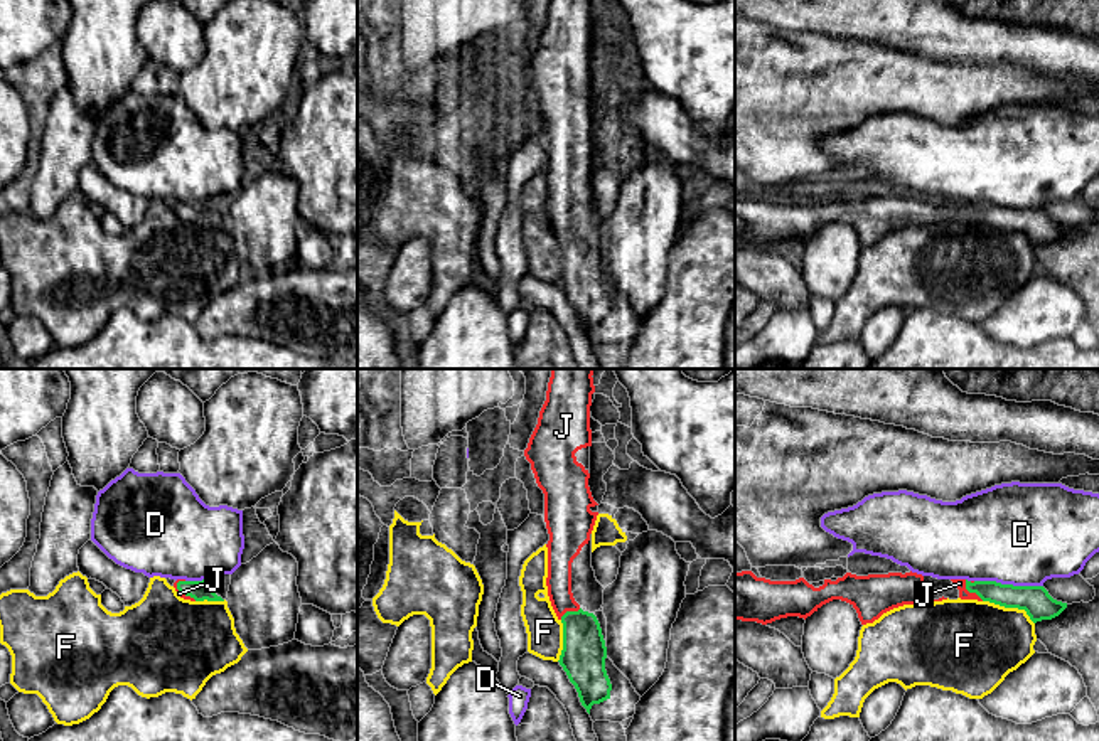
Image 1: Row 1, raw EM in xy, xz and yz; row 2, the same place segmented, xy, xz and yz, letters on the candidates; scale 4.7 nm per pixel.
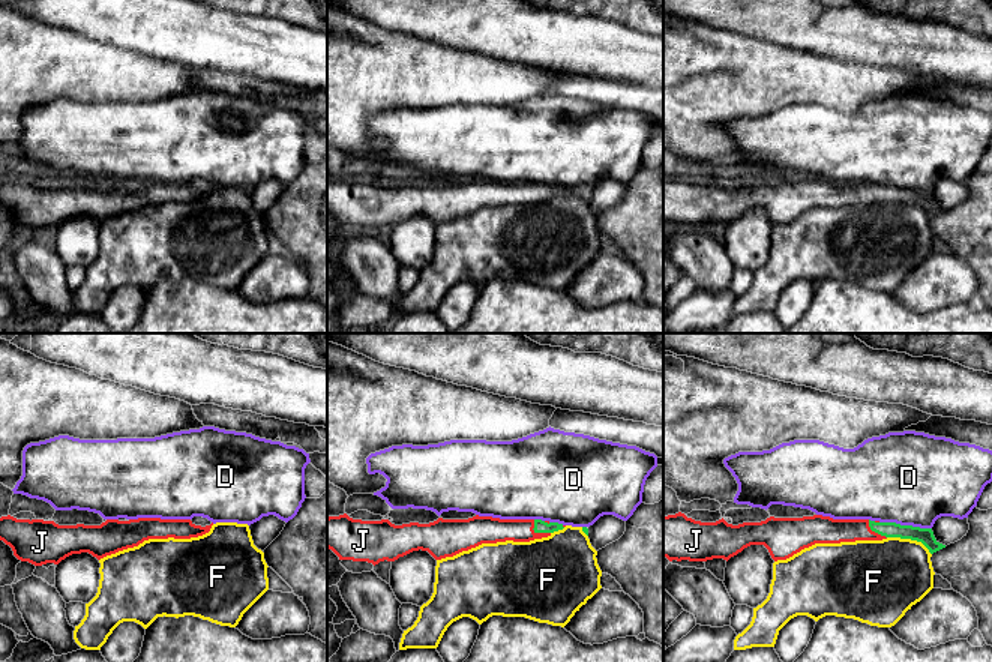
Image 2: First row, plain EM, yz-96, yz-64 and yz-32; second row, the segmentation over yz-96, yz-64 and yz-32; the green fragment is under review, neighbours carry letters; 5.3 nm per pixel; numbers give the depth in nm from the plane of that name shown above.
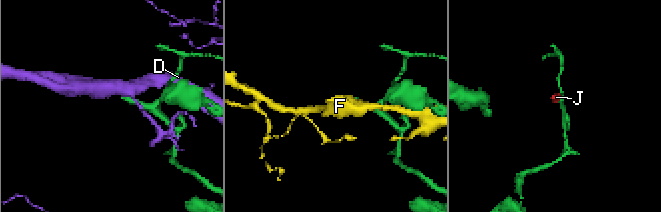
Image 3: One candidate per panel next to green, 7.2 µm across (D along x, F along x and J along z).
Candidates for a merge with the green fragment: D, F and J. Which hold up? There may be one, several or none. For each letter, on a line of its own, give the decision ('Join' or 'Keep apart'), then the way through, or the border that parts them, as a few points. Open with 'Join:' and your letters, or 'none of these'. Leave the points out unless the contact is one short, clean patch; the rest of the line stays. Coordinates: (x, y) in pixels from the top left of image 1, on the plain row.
Join: J
D: Keep apart
F: Keep apart
J: Join. Path across: yz (1005, 218), (971, 214), (959, 206)

